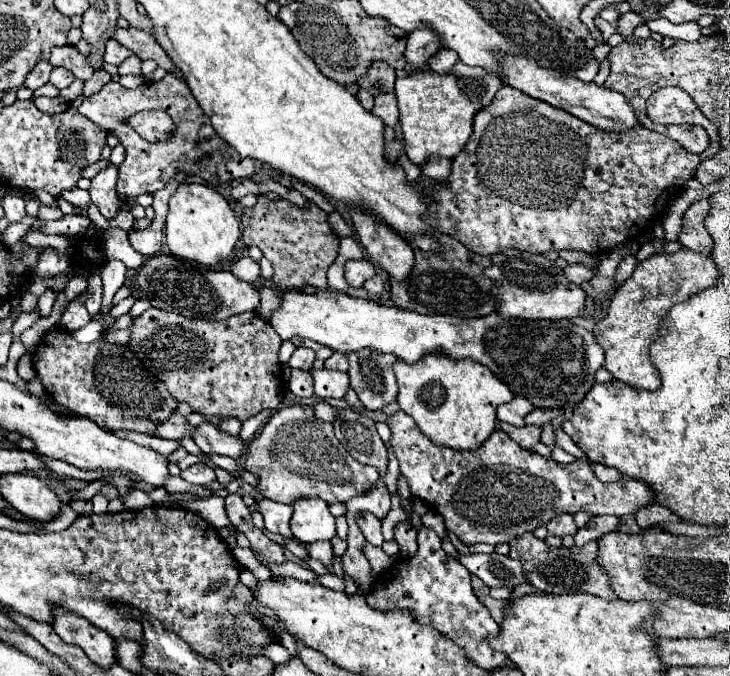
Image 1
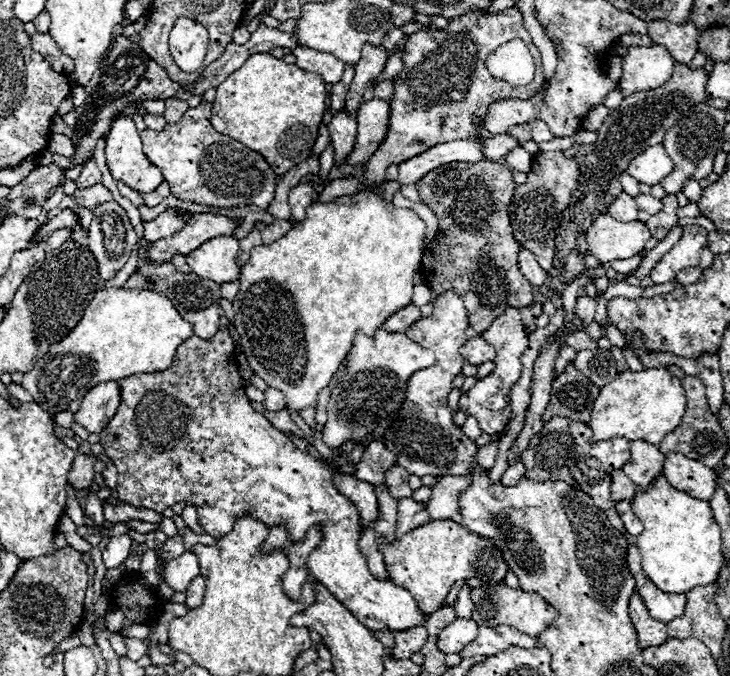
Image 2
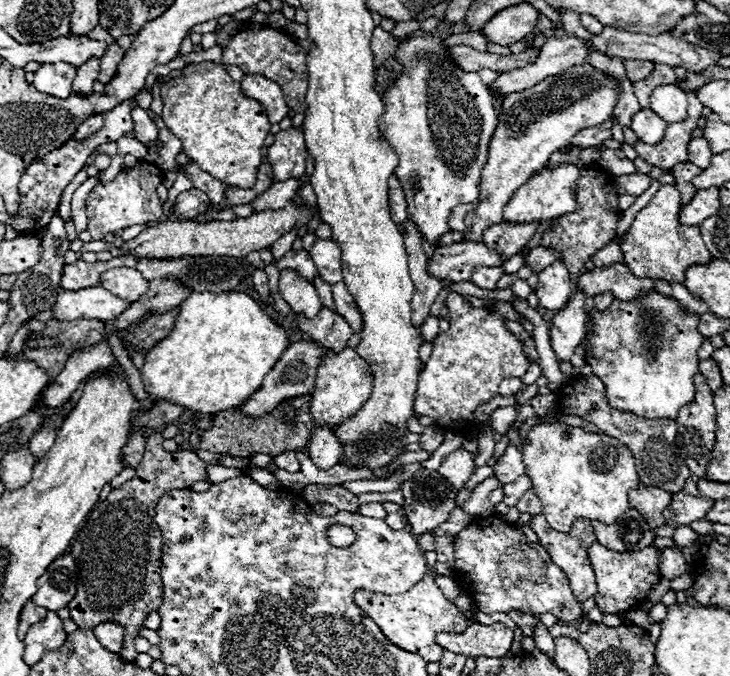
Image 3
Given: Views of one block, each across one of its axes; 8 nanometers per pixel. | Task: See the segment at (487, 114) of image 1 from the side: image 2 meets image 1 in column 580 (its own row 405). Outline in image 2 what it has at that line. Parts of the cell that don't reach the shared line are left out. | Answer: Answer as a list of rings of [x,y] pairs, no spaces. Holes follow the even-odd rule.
[[[220,328],[218,334],[214,334],[212,338],[204,340],[200,336],[190,336],[190,340],[186,340],[186,344],[182,344],[174,356],[174,364],[170,366],[170,370],[166,372],[152,372],[152,374],[134,374],[134,376],[128,376],[128,378],[122,378],[118,380],[120,382],[120,388],[122,388],[122,404],[116,412],[116,416],[110,420],[110,424],[104,428],[104,432],[100,434],[100,440],[102,444],[108,444],[104,446],[108,458],[116,464],[118,468],[118,484],[116,484],[116,492],[118,492],[118,498],[124,502],[124,504],[130,504],[130,506],[136,506],[136,508],[148,508],[148,510],[154,510],[154,512],[162,512],[182,500],[190,502],[196,512],[198,512],[198,520],[200,520],[200,526],[204,528],[206,534],[214,536],[214,538],[222,538],[226,536],[232,528],[234,528],[234,522],[238,516],[242,514],[252,514],[254,518],[262,520],[264,524],[268,526],[284,526],[286,532],[288,532],[288,540],[290,542],[302,542],[306,532],[312,528],[312,526],[320,526],[322,528],[322,542],[314,548],[314,552],[308,556],[308,562],[306,562],[306,568],[308,572],[322,580],[322,584],[358,618],[358,622],[362,622],[366,628],[370,628],[372,632],[376,630],[384,630],[384,628],[390,628],[392,632],[398,632],[398,630],[406,630],[406,628],[414,628],[418,624],[422,624],[426,620],[426,616],[418,610],[418,606],[414,604],[414,598],[410,596],[410,592],[406,592],[404,588],[398,588],[396,584],[392,584],[390,580],[388,582],[380,582],[376,580],[370,570],[368,570],[368,564],[366,564],[366,558],[362,556],[360,548],[358,548],[358,540],[360,540],[360,532],[362,532],[362,526],[360,526],[360,516],[354,508],[354,504],[344,498],[336,486],[332,484],[332,470],[328,466],[324,466],[320,460],[312,458],[310,454],[298,450],[290,438],[276,430],[266,418],[264,414],[258,414],[252,406],[250,406],[250,400],[244,392],[244,384],[242,384],[242,378],[240,378],[240,370],[238,370],[238,364],[236,364],[236,356],[234,356],[234,340],[228,332],[228,328]]]

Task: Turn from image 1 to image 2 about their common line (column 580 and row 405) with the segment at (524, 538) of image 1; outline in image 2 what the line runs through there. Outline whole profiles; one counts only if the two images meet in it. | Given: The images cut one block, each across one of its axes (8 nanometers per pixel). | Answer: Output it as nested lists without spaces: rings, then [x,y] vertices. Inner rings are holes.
[[[570,362],[552,384],[550,404],[542,414],[542,422],[550,420],[552,416],[564,416],[588,424],[592,404],[596,402],[598,392],[600,388],[592,380],[588,380],[580,370],[576,370],[574,362]]]

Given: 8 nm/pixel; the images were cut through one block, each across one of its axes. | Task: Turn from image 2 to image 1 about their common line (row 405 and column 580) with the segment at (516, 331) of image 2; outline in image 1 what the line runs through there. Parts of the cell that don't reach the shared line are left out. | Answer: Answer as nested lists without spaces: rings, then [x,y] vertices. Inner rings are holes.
[[[398,410],[394,416],[388,416],[386,422],[392,430],[390,444],[400,462],[402,476],[408,480],[412,496],[418,496],[434,512],[440,512],[446,528],[450,532],[454,532],[458,536],[458,540],[462,540],[464,544],[486,542],[486,544],[496,546],[502,542],[510,542],[524,532],[532,532],[538,526],[544,526],[548,520],[552,520],[558,514],[576,514],[576,512],[584,510],[594,516],[596,514],[628,516],[628,514],[636,514],[638,510],[656,502],[656,492],[646,482],[640,482],[638,478],[628,478],[622,474],[616,482],[600,482],[596,478],[596,474],[592,470],[592,462],[588,458],[574,460],[568,466],[558,464],[552,458],[544,458],[544,456],[522,450],[500,428],[496,428],[492,432],[492,436],[480,448],[470,450],[470,452],[456,452],[456,450],[446,450],[446,448],[432,444],[416,428],[416,422],[412,422],[412,418],[402,410]]]

